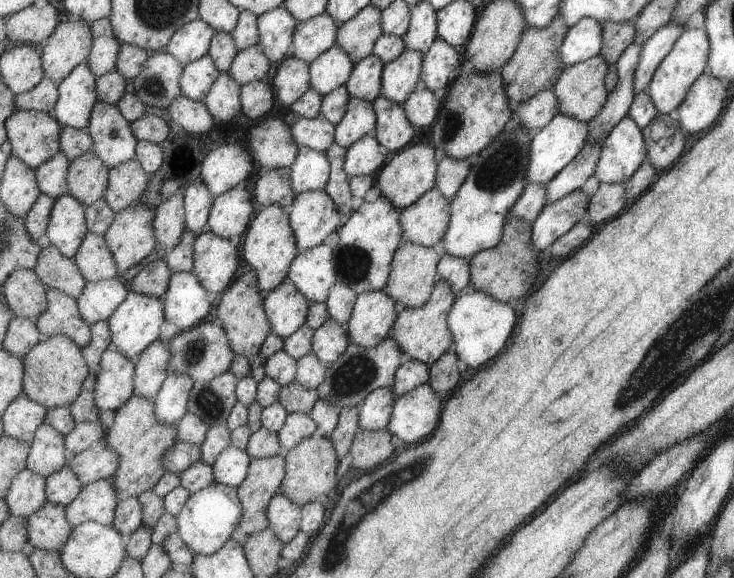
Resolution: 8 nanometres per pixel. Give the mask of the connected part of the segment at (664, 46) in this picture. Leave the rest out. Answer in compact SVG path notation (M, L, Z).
M671 20L667 26L660 28L647 42L644 42L641 60L639 60L639 66L635 70L637 94L648 90L655 72L661 66L663 60L671 54L677 40L685 32L684 26L686 24L677 24L675 20Z

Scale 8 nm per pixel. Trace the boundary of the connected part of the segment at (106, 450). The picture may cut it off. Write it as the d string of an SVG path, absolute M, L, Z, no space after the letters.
M105 441L106 444L103 443L105 446L104 448L95 448L95 450L87 449L84 450L83 452L80 452L78 455L75 456L75 458L68 464L69 468L79 476L79 480L83 482L84 486L93 484L95 482L99 482L99 480L103 479L109 479L113 478L113 476L116 474L117 470L119 470L119 466L121 466L121 456L111 448L111 446L107 446L107 442Z

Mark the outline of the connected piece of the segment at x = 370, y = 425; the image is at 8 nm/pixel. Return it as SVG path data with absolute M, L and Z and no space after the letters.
M379 388L358 406L359 422L363 430L387 430L397 402L393 388Z

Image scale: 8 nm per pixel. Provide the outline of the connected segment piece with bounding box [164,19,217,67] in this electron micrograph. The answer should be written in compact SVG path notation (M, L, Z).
M197 19L177 30L165 52L173 54L181 64L187 66L209 54L216 30L203 19Z

